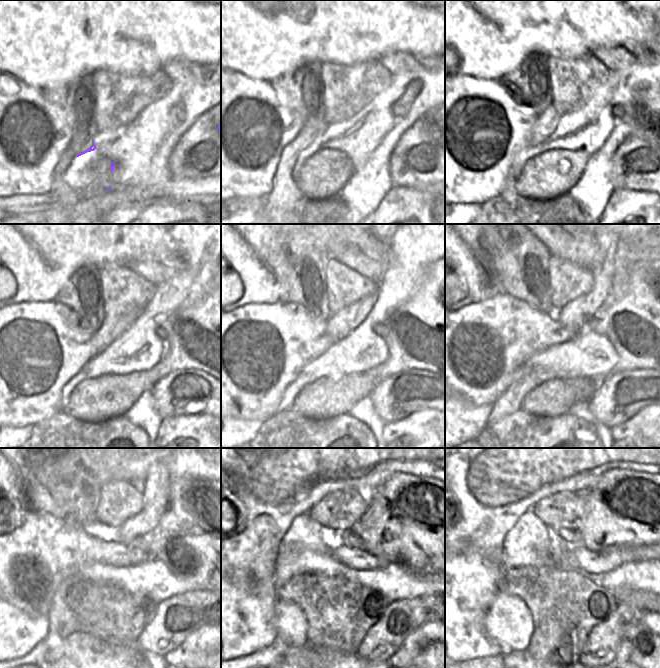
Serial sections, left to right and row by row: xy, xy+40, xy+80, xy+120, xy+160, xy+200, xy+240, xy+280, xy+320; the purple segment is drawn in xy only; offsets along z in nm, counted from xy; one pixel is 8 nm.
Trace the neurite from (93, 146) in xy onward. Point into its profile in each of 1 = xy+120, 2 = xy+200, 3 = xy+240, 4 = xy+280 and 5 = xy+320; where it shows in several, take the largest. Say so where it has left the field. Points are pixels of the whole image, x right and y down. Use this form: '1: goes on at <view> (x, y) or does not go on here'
1: goes on at xy+120 (200, 336)
2: goes on at xy+200 (648, 328)
3: goes on at xy+240 (200, 536)
4: goes on at xy+280 (424, 524)
5: goes on at xy+320 (623, 508)

